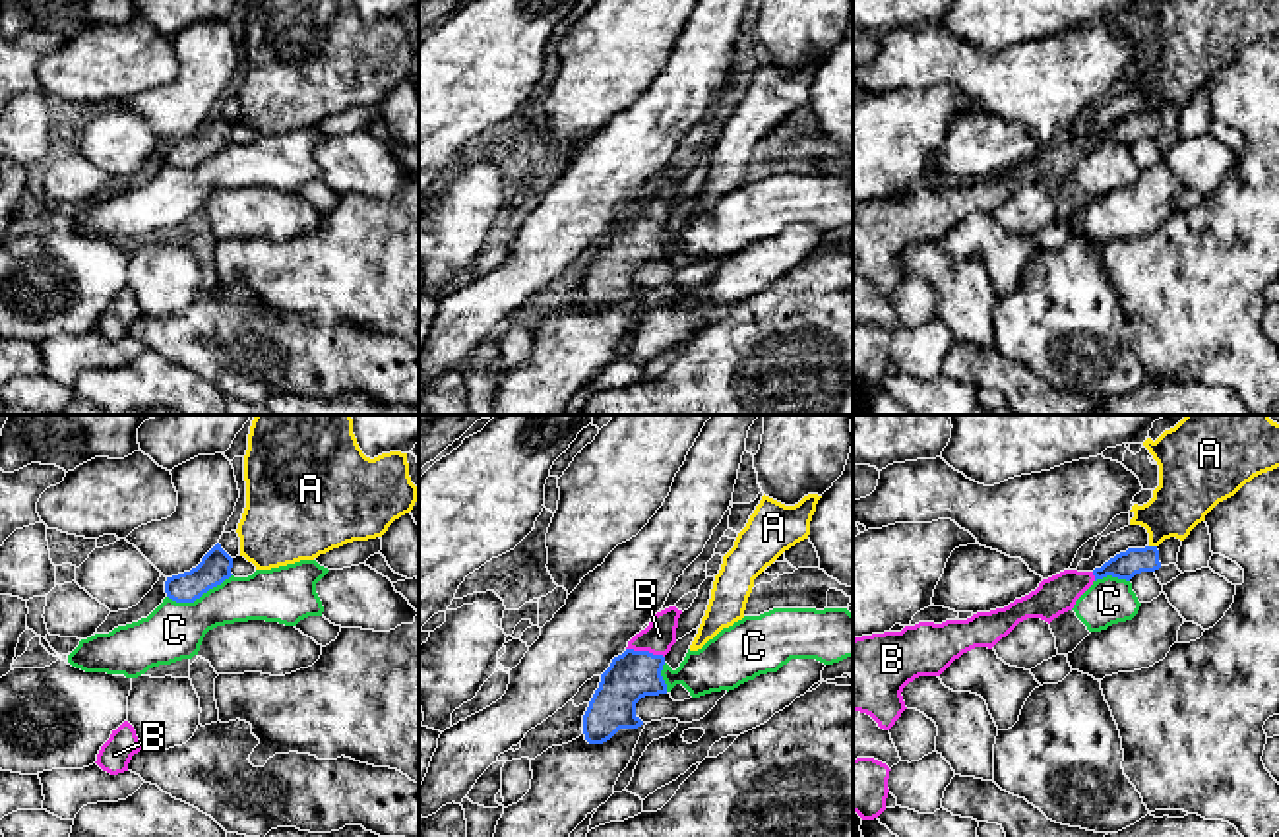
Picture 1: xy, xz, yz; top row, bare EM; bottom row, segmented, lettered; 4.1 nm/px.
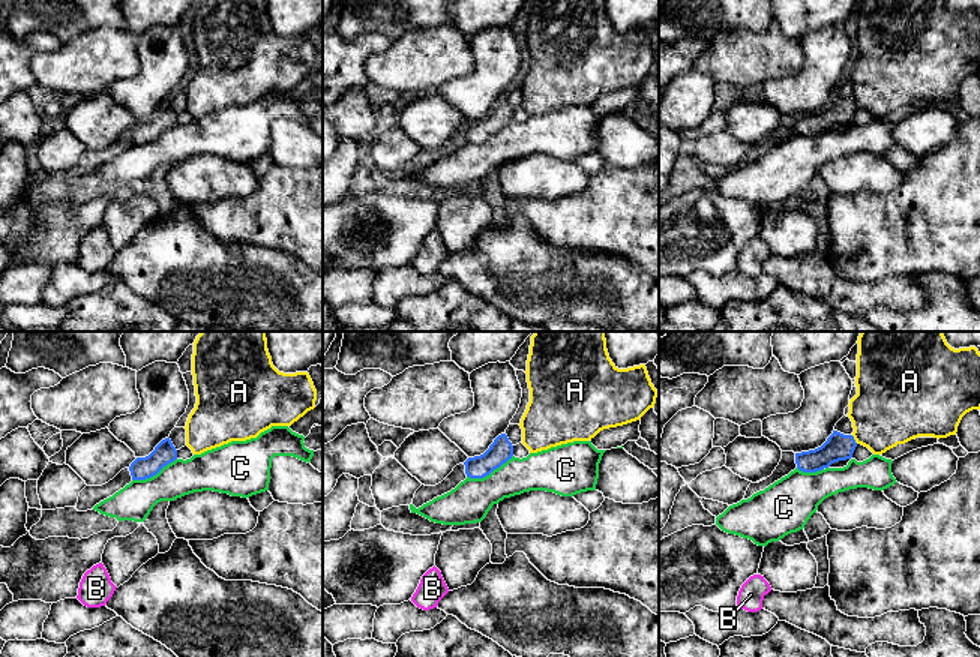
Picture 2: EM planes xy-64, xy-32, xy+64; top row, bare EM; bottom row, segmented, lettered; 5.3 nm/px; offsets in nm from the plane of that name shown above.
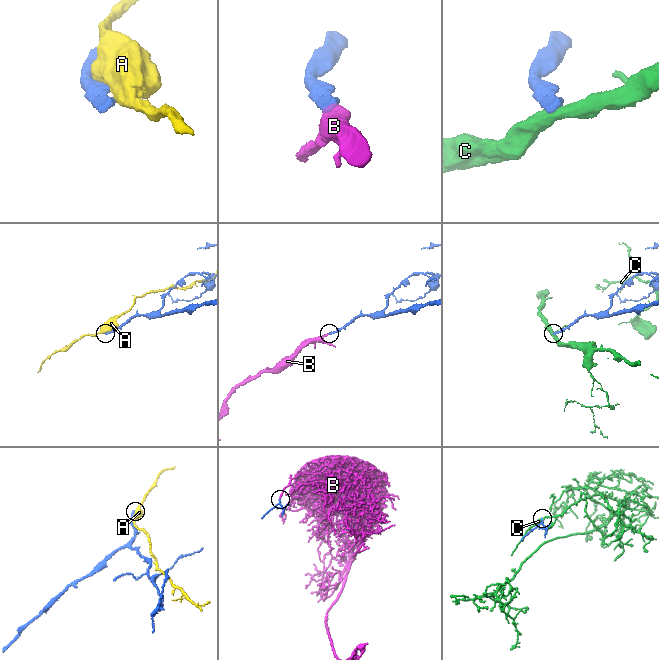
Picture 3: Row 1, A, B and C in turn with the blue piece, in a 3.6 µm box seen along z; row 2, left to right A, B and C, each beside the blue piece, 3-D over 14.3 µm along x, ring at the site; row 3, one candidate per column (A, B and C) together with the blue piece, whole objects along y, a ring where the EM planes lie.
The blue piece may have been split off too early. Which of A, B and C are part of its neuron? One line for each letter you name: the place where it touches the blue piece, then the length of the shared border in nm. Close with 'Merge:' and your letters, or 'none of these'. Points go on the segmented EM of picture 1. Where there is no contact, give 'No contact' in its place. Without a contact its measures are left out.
B: Touches blue at xz (646, 651). Shared border 170 nm
Merge: B

